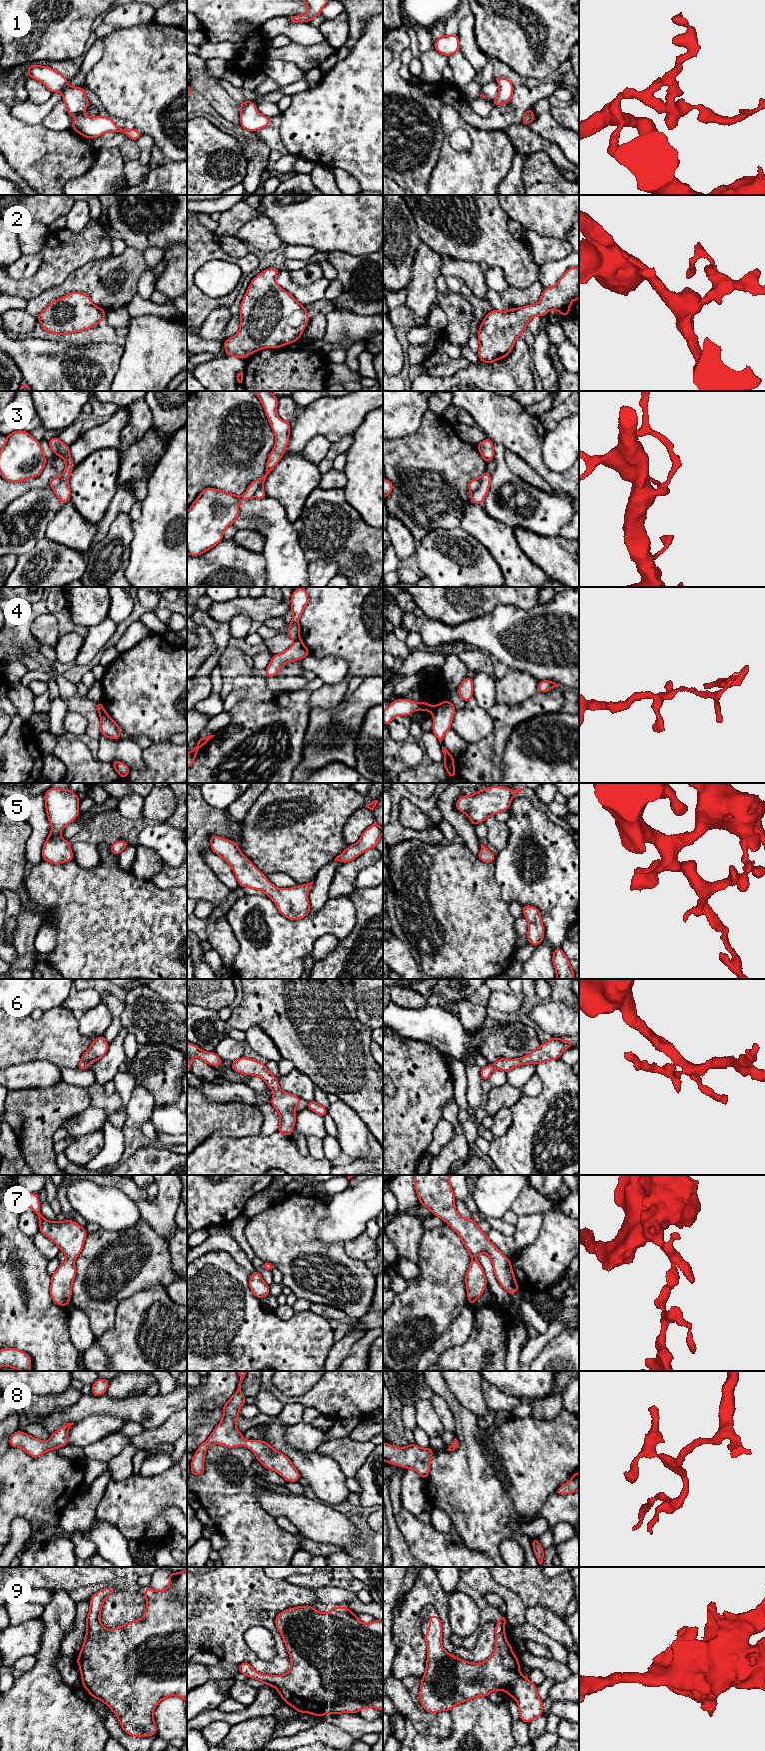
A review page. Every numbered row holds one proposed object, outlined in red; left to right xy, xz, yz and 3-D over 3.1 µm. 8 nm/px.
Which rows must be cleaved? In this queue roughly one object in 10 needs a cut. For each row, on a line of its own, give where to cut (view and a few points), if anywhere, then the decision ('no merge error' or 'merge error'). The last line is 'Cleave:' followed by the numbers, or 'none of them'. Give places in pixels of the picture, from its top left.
1: no cut; no merge error
2: no cut; no merge error
3: no cut; no merge error
4: cut in yz along (436, 706), (432, 713); merge error
5: no cut; no merge error
6: no cut; no merge error
7: no cut; no merge error
8: no cut; no merge error
9: no cut; no merge error
Cleave: 4

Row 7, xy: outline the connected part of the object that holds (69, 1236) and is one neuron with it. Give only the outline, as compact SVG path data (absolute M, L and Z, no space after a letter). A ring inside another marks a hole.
M24 1193L21 1203L29 1206L37 1214L39 1232L52 1240L67 1256L67 1260L51 1275L50 1286L52 1300L66 1307L70 1302L72 1283L76 1277L75 1259L82 1251L88 1233L73 1220L51 1222L45 1219L40 1213L40 1202L36 1193Z

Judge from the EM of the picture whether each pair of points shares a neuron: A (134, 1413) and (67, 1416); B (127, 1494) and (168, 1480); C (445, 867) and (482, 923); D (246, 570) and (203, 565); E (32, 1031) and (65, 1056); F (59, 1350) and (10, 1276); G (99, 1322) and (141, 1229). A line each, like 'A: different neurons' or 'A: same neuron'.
A: same neuron
B: same neuron
C: same neuron
D: same neuron
E: same neuron
F: same neuron
G: same neuron

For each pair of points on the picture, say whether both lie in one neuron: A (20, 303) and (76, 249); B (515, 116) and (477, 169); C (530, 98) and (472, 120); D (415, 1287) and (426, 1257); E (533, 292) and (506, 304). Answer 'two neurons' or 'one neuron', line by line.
A: two neurons
B: two neurons
C: one neuron
D: one neuron
E: one neuron

